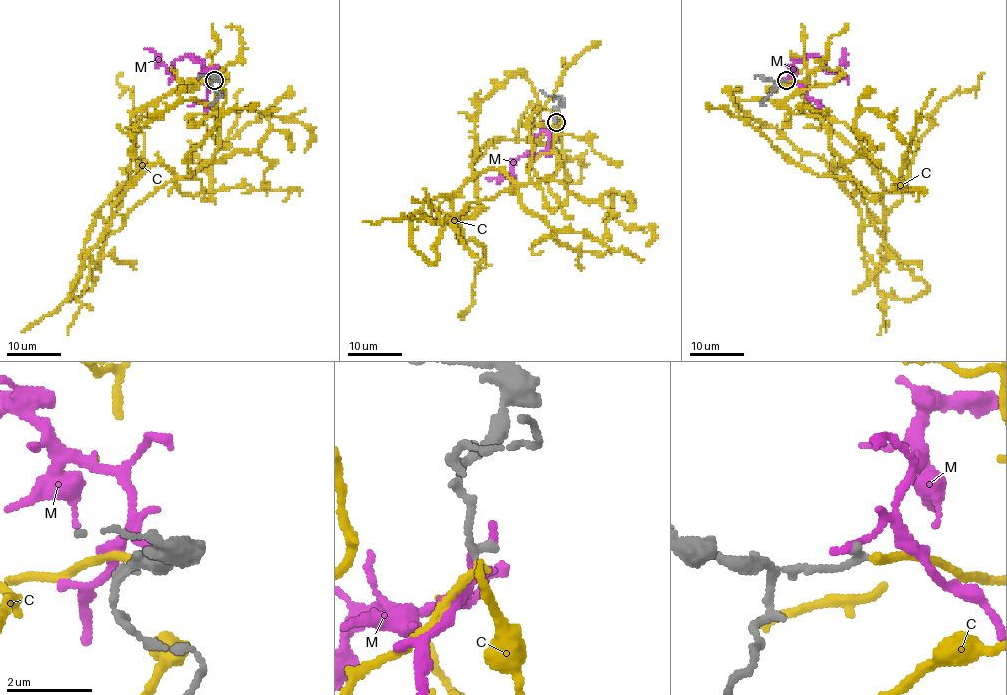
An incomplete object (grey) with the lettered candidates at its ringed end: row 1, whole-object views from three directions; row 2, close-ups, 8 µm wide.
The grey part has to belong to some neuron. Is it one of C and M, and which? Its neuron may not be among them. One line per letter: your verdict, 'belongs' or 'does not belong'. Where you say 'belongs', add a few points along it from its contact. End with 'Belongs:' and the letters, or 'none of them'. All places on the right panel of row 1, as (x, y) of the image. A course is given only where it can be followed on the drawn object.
C: belongs; it runs (787, 80), (879, 175), (874, 272), (834, 165), (848, 177), (866, 150), (866, 109), (911, 152)
M: does not belong
Belongs: C

